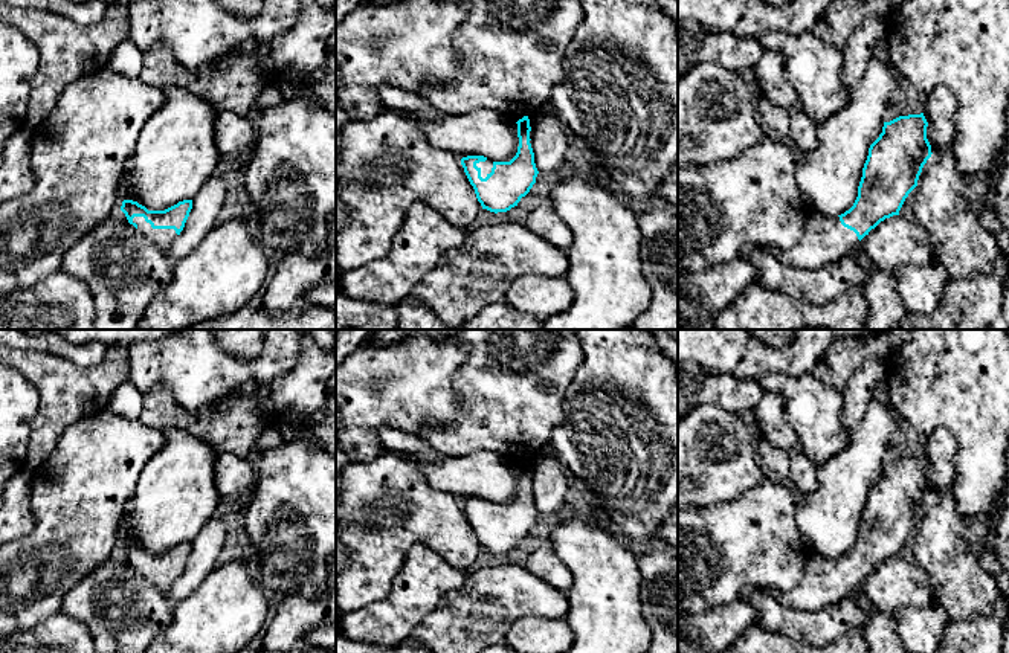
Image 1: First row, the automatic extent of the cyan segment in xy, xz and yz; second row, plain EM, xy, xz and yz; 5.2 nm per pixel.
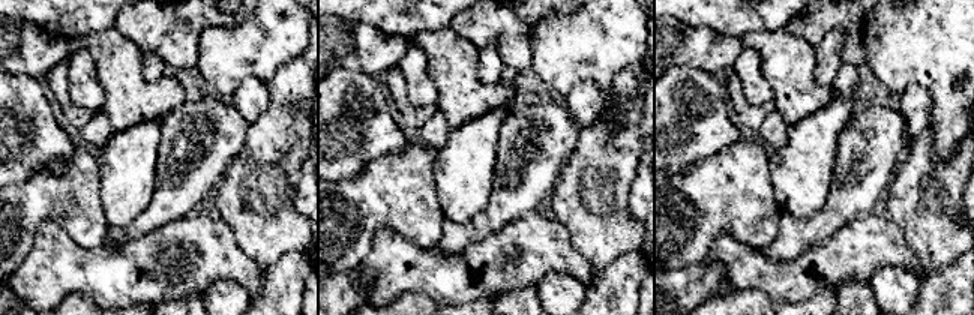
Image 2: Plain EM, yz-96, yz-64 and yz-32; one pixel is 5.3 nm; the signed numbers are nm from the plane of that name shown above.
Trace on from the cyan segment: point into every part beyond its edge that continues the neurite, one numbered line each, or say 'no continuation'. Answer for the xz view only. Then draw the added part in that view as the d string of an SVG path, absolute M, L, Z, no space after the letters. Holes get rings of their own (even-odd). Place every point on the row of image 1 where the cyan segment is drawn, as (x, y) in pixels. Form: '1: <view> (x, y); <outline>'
1: xz (486, 167); M487 159L485 162L476 163L476 166L481 169L481 177L485 179L492 172L493 162Z

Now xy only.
1: xy (162, 238); M134 217L133 223L136 223L137 230L151 243L154 243L162 252L168 250L171 243L177 238L174 229L153 229L143 217Z

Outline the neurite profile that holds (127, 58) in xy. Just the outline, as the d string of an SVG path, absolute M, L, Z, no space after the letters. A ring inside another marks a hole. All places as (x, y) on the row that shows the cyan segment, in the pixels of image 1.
M125 40L113 50L107 69L127 76L136 76L143 67L143 52L131 41Z

